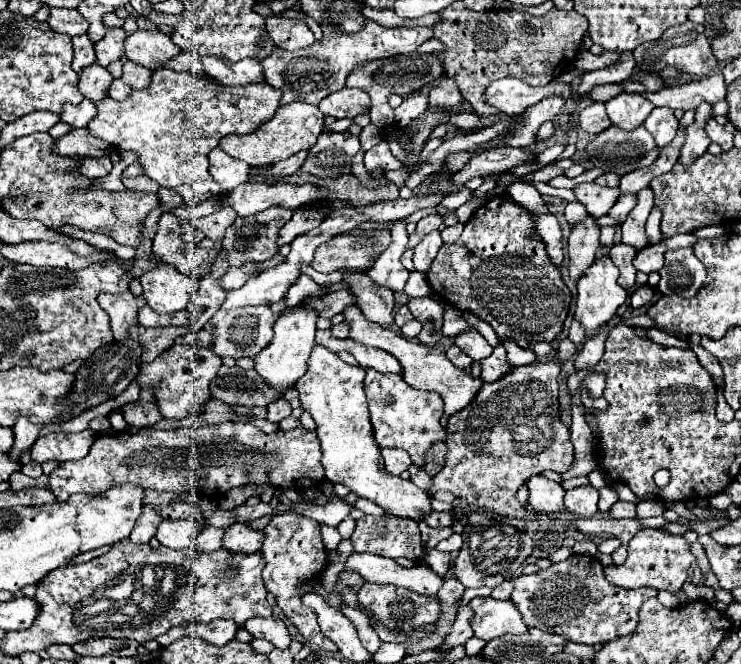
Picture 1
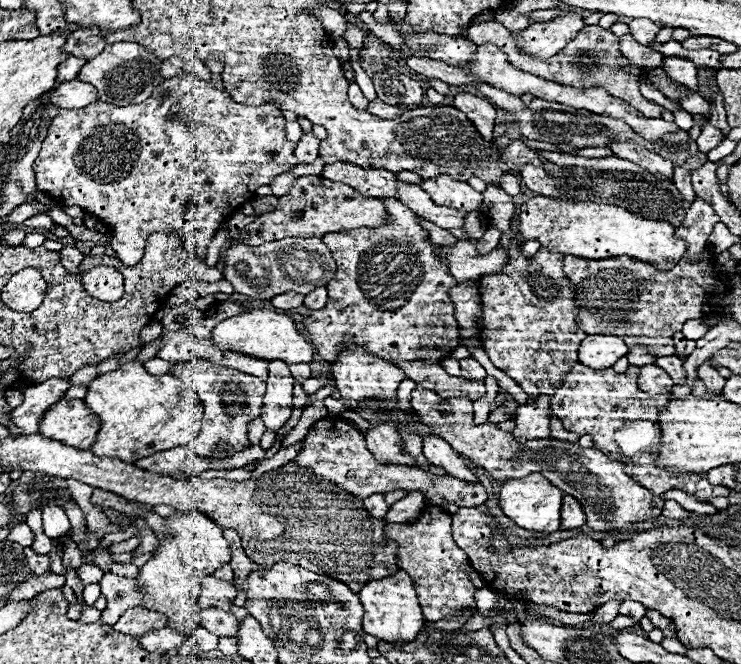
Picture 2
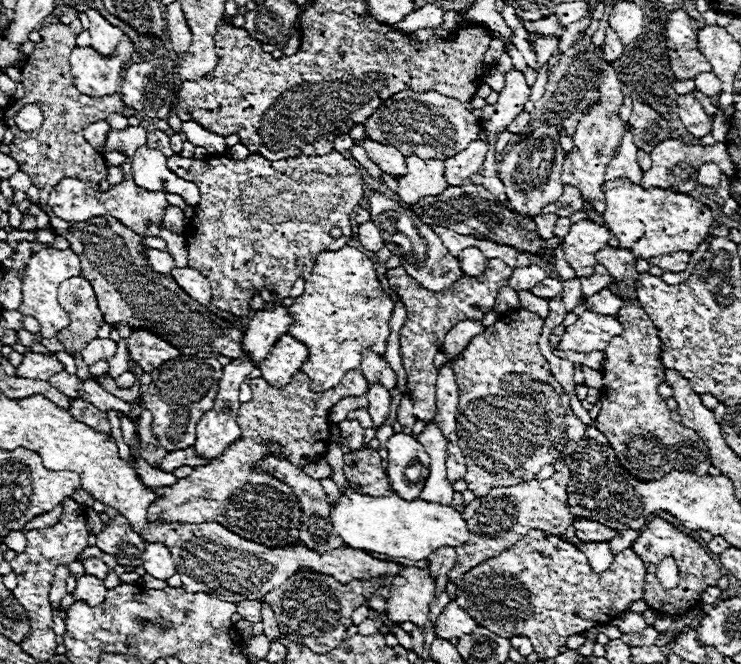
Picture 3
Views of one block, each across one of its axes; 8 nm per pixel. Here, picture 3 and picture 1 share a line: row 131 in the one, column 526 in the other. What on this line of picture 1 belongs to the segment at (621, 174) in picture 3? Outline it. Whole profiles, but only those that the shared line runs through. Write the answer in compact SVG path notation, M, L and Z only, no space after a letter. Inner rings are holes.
M478 596L470 600L474 618L470 626L474 636L482 640L492 640L504 634L524 634L528 626L522 622L518 608L510 600L494 600L492 596Z

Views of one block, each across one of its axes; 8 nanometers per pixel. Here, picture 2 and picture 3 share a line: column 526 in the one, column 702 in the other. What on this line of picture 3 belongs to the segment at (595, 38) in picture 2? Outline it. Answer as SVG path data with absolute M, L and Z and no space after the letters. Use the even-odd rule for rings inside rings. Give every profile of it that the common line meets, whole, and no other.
M672 10L666 16L664 30L670 68L678 80L692 80L696 74L712 70L708 60L696 48L696 22L686 10Z

